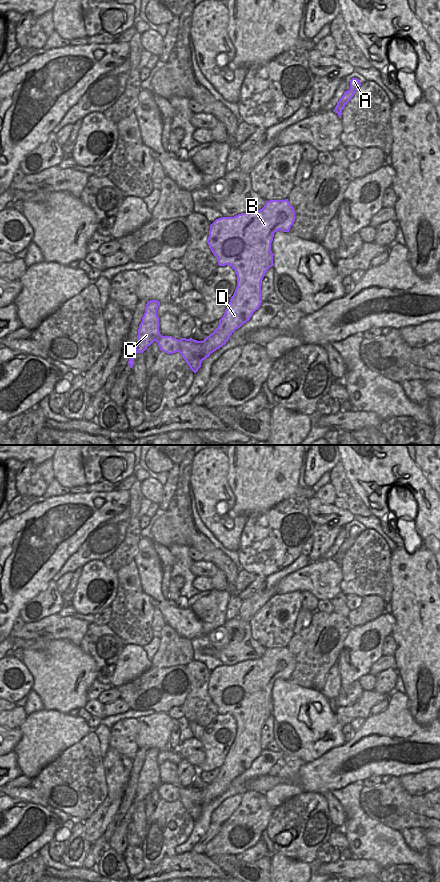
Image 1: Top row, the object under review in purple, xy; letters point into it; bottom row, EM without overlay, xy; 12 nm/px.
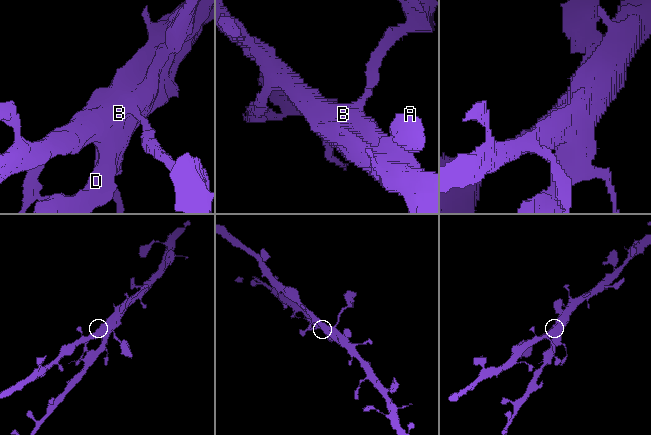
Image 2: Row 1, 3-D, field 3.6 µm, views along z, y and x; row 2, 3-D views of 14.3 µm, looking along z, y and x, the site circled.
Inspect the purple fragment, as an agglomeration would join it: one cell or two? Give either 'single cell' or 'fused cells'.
single cell

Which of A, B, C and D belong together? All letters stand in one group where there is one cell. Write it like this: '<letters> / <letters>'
A B C D

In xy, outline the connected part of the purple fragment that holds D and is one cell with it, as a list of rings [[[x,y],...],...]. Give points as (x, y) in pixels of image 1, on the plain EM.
[[[288,647],[266,649],[264,655],[254,660],[238,662],[234,665],[221,665],[210,673],[207,691],[212,701],[218,708],[219,714],[230,713],[237,723],[237,735],[225,758],[223,765],[219,768],[218,775],[203,789],[192,786],[181,786],[162,784],[159,780],[159,765],[157,758],[160,750],[157,748],[147,749],[145,761],[139,773],[136,801],[143,801],[154,789],[158,791],[161,799],[167,802],[179,800],[190,817],[196,821],[201,811],[211,801],[222,795],[229,788],[232,781],[250,768],[253,761],[259,757],[261,748],[261,731],[265,721],[273,714],[273,701],[271,691],[274,681],[281,678],[289,680],[295,669],[295,659]]]

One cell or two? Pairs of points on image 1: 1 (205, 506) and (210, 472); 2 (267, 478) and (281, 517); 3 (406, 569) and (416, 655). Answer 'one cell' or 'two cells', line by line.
1: one cell
2: two cells
3: one cell

